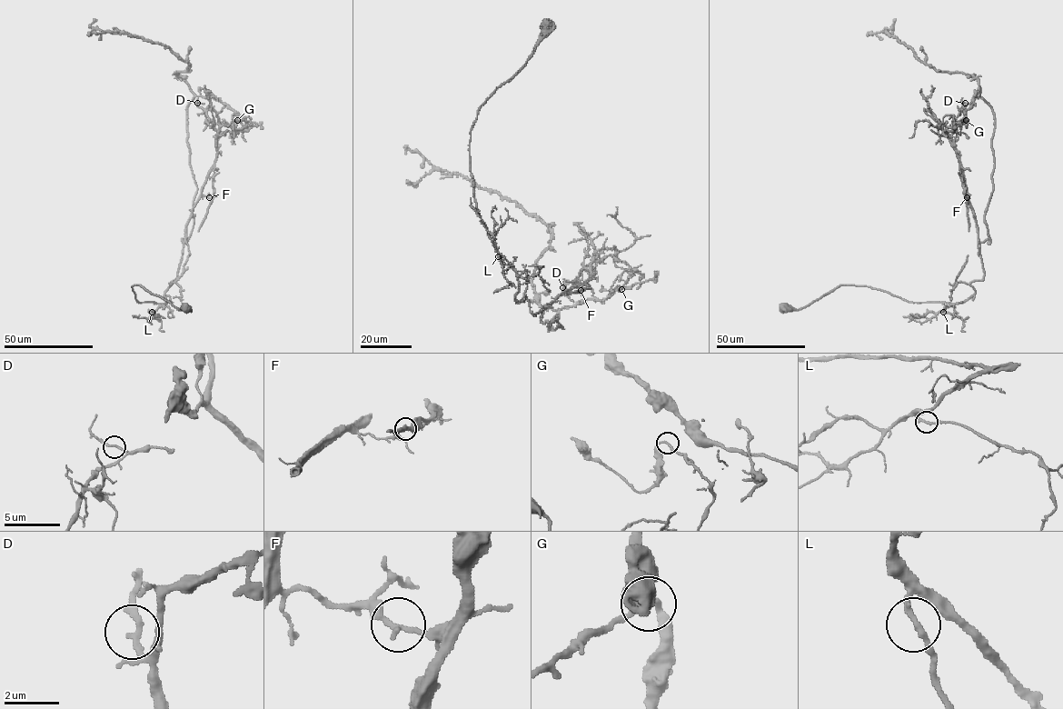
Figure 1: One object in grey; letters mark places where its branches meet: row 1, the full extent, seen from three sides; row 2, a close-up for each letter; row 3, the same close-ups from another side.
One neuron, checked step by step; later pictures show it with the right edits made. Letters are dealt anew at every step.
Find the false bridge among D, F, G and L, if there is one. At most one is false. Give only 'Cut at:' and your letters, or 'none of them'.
Cut at: F

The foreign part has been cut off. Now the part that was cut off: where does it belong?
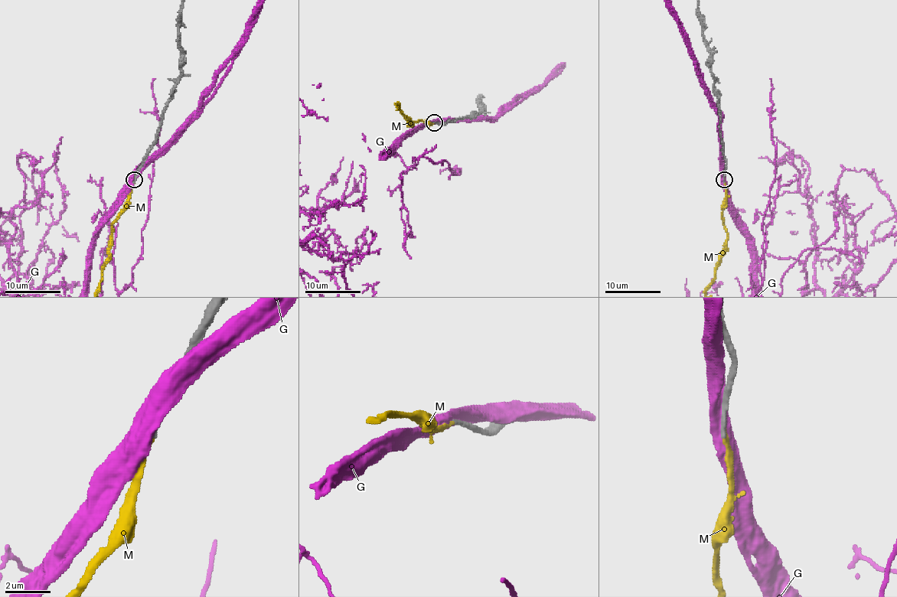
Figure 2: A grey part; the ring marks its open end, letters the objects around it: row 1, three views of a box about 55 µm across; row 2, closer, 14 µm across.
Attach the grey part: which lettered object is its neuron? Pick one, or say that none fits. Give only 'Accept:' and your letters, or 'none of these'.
Accept: M

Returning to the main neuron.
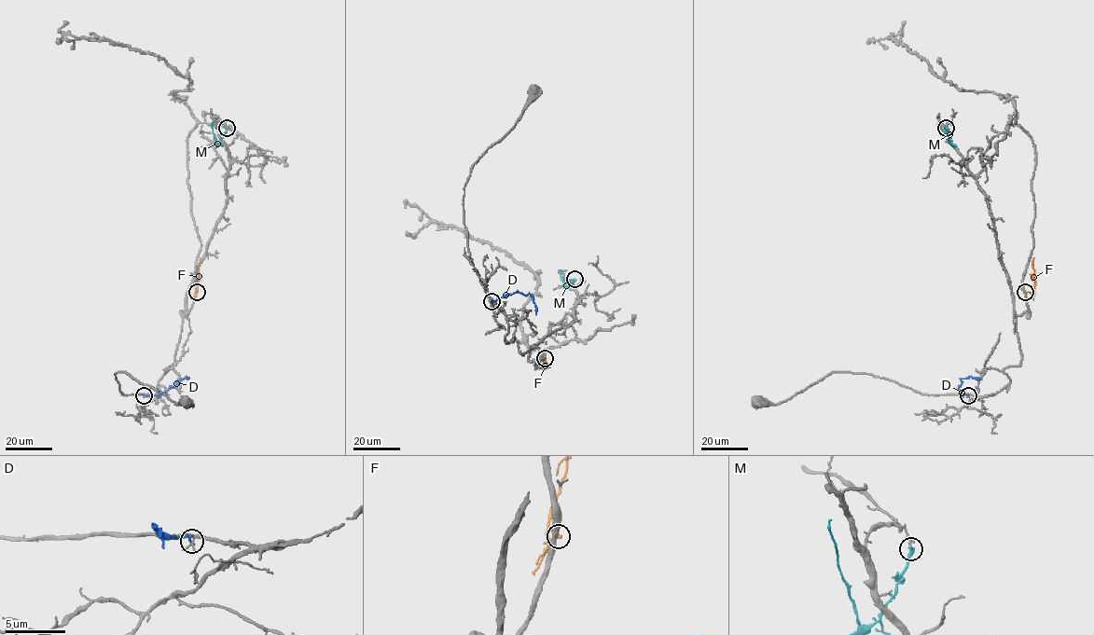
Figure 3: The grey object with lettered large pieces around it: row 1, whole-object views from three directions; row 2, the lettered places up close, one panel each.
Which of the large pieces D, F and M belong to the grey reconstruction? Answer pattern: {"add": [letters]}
{"add": []}

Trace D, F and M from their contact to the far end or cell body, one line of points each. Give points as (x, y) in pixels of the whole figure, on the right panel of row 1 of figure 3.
D: (968, 395), (960, 391), (961, 379), (971, 376), (981, 379)
F: (1024, 292), (1031, 294), (1034, 292), (1034, 257)
M: (946, 129), (951, 143), (937, 122)

